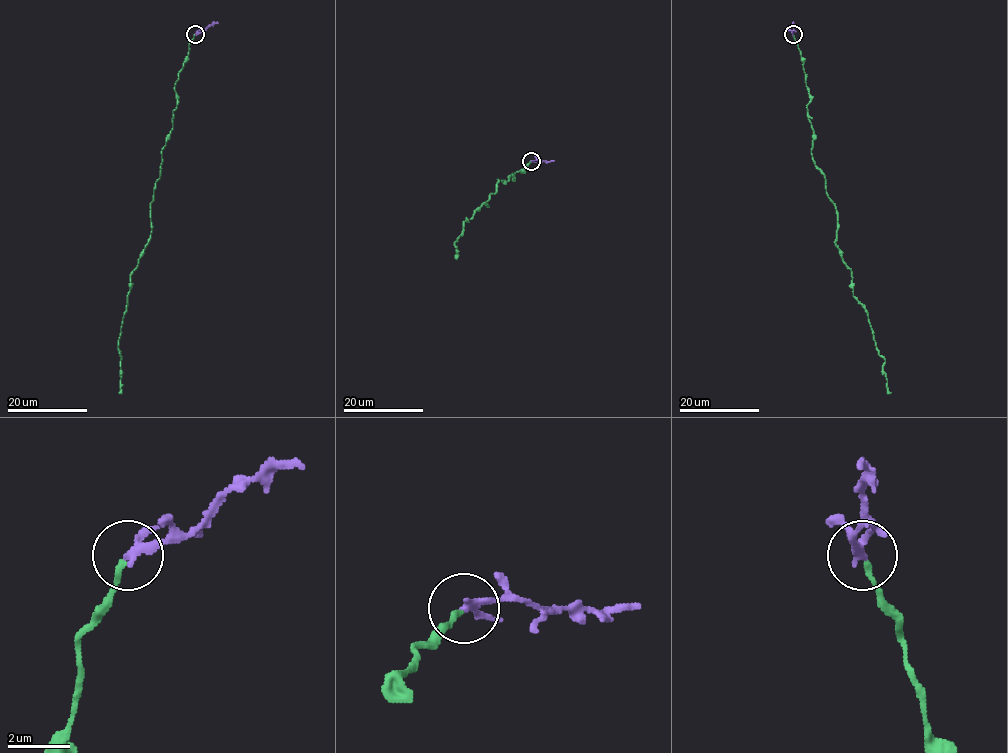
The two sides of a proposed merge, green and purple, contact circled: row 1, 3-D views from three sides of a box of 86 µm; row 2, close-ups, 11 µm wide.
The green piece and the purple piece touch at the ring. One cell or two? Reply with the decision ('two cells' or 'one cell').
two cells

